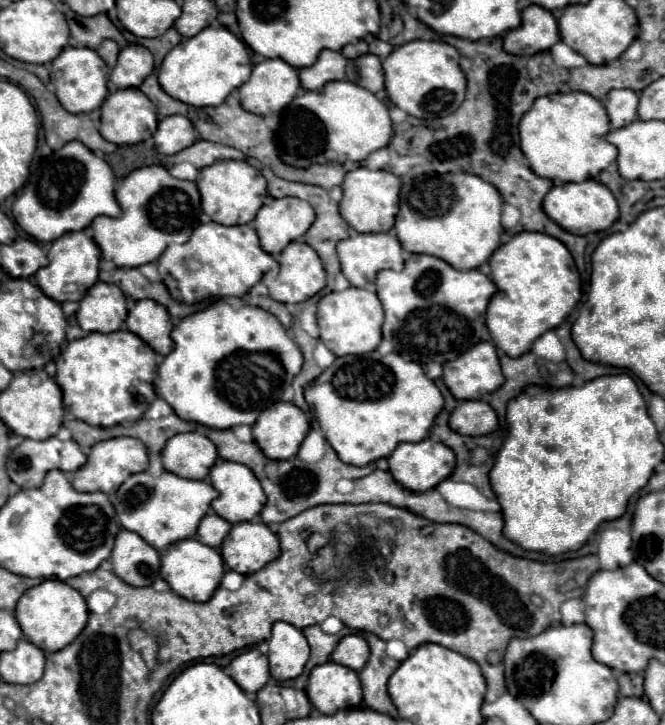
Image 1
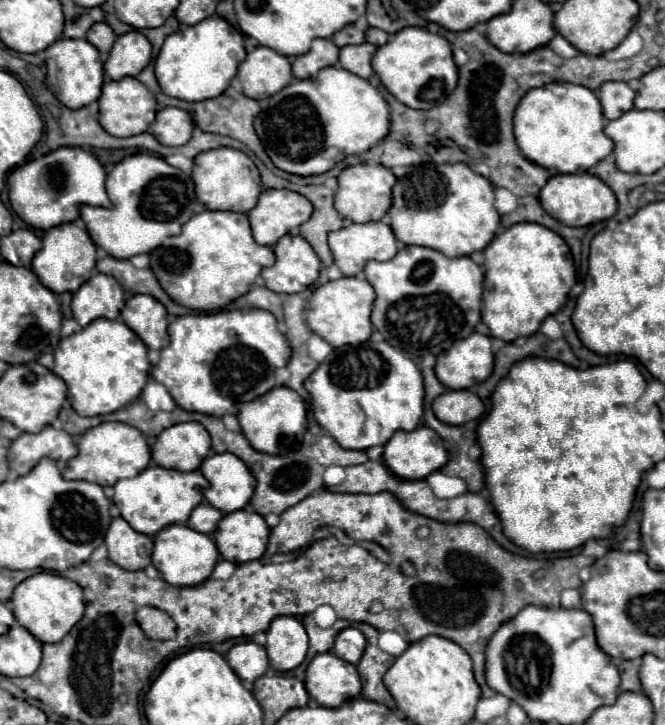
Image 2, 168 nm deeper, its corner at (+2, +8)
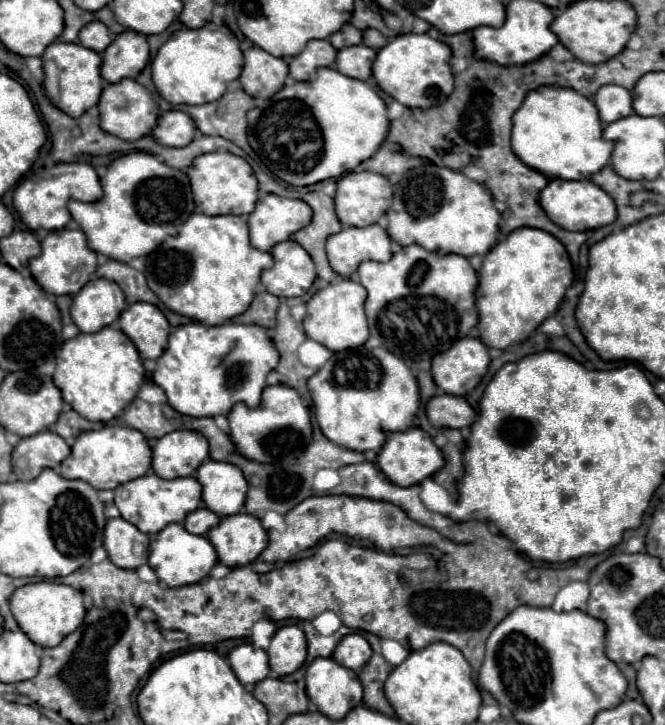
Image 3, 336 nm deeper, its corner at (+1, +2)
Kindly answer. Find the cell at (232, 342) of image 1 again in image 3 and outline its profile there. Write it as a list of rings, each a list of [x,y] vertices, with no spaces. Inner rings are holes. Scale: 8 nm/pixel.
[[[187,323],[169,335],[165,353],[157,359],[153,381],[165,391],[167,403],[189,417],[229,415],[235,403],[257,407],[265,379],[279,363],[279,351],[259,325],[223,323],[205,327],[201,323]]]

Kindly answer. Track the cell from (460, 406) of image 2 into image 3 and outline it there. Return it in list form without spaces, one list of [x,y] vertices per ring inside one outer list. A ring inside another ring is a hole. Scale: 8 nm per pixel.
[[[437,395],[427,403],[427,419],[435,427],[463,429],[475,421],[475,411],[463,397]]]

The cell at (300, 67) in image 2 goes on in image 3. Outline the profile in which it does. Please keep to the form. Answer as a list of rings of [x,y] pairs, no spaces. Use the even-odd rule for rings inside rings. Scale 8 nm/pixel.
[[[311,41],[307,47],[297,55],[289,59],[289,75],[295,81],[307,81],[315,79],[315,71],[319,67],[333,67],[337,59],[337,49],[329,41]]]

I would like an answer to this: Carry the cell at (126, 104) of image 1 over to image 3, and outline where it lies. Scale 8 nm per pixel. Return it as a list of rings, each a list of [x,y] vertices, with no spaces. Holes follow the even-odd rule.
[[[123,79],[115,85],[107,85],[99,99],[99,111],[101,111],[101,129],[125,141],[137,141],[149,135],[159,117],[159,107],[153,101],[151,93],[135,79]]]

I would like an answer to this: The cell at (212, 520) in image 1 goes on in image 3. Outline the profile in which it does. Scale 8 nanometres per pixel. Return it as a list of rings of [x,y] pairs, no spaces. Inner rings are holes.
[[[201,507],[197,511],[193,511],[191,515],[187,515],[183,527],[187,527],[187,531],[191,531],[193,535],[207,535],[211,527],[219,525],[219,515],[215,515],[213,511]]]

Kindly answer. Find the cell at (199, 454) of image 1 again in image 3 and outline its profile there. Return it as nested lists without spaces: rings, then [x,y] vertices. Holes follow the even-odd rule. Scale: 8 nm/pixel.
[[[173,431],[157,439],[153,447],[153,471],[163,479],[177,479],[195,475],[197,467],[209,457],[209,443],[199,431]]]

